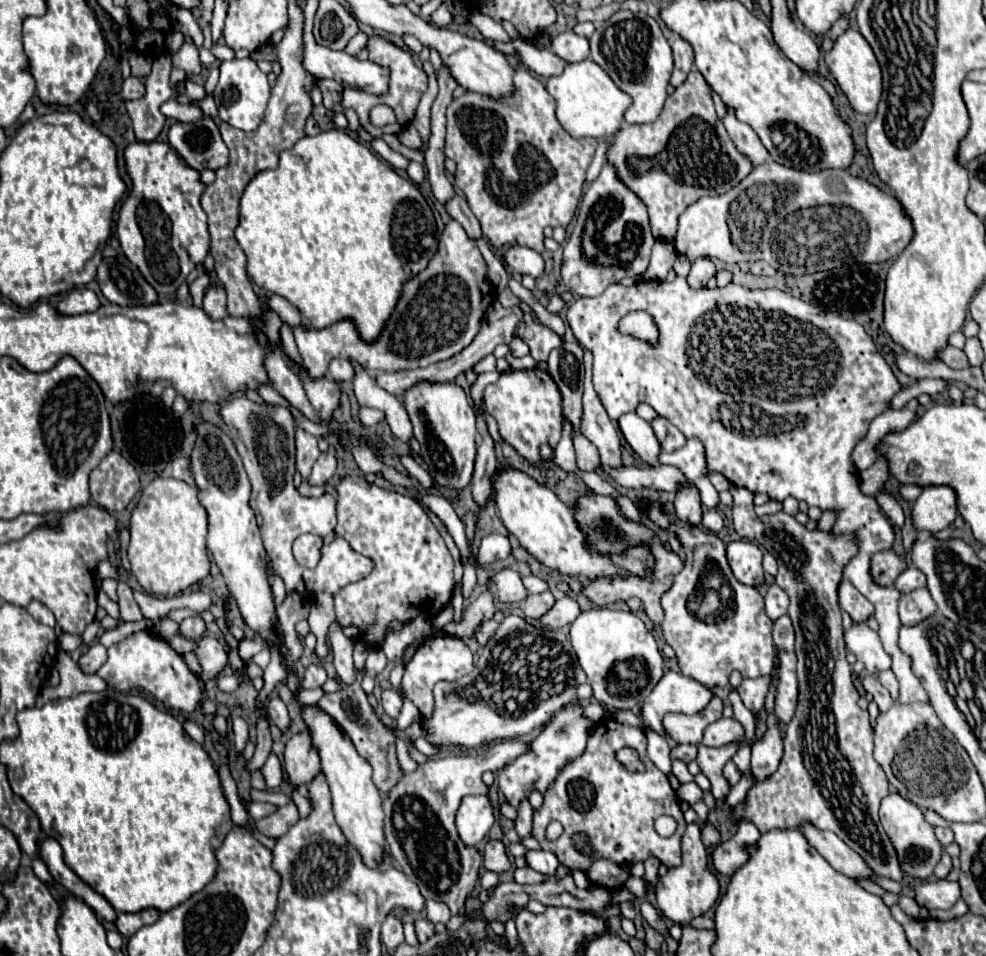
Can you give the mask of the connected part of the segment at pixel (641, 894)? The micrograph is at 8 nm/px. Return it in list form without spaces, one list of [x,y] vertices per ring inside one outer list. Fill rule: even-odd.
[[[630,878],[628,880],[628,884],[626,884],[626,888],[630,890],[630,892],[634,892],[636,894],[636,898],[646,898],[646,880],[644,878]]]

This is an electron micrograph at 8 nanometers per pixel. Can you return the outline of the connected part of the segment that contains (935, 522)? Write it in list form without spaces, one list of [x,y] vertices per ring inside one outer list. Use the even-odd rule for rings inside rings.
[[[926,486],[912,506],[912,520],[918,532],[936,534],[958,516],[956,492],[950,486]]]

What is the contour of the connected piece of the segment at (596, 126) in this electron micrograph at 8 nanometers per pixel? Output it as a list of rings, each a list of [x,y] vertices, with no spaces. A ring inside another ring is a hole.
[[[594,60],[568,64],[560,76],[548,78],[546,90],[558,102],[556,114],[560,124],[574,138],[612,138],[612,134],[622,128],[624,112],[632,104],[632,98],[624,94]]]

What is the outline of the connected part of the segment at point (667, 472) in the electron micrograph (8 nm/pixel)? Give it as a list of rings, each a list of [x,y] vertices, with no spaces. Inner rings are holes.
[[[600,464],[600,468],[620,486],[624,488],[654,488],[654,490],[666,490],[666,492],[676,492],[676,484],[680,480],[686,480],[686,476],[676,468],[676,466],[608,466]]]

